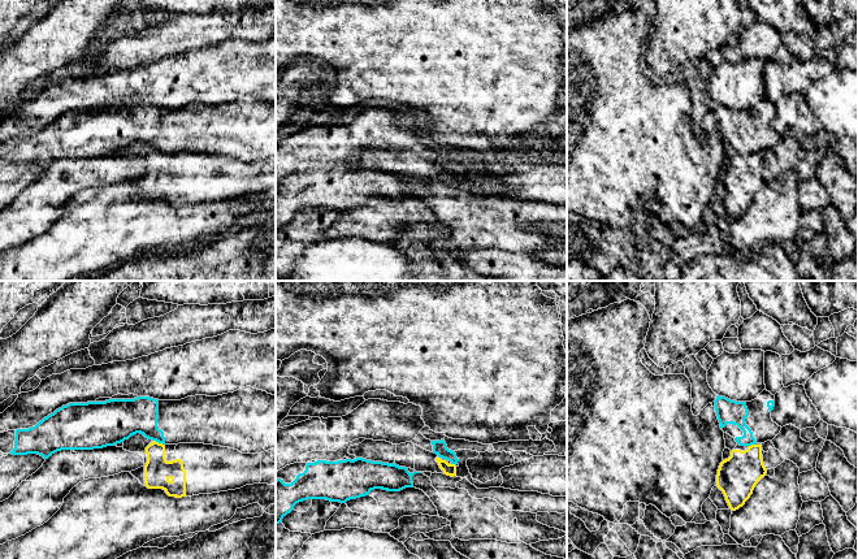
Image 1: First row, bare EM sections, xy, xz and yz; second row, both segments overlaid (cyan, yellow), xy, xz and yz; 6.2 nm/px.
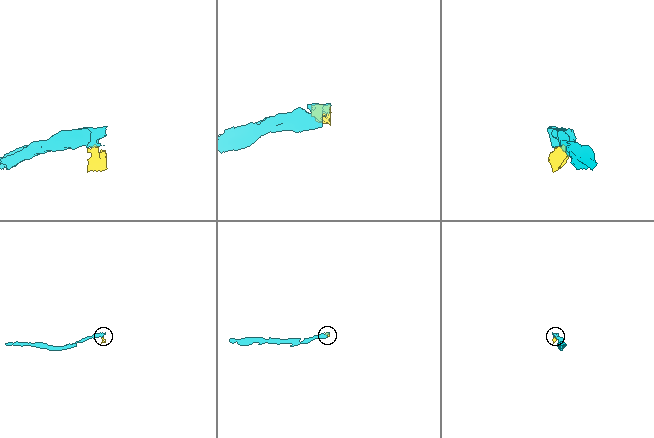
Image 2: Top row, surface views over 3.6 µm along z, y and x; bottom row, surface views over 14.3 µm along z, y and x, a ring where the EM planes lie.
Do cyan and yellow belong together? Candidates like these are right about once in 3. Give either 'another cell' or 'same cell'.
another cell

